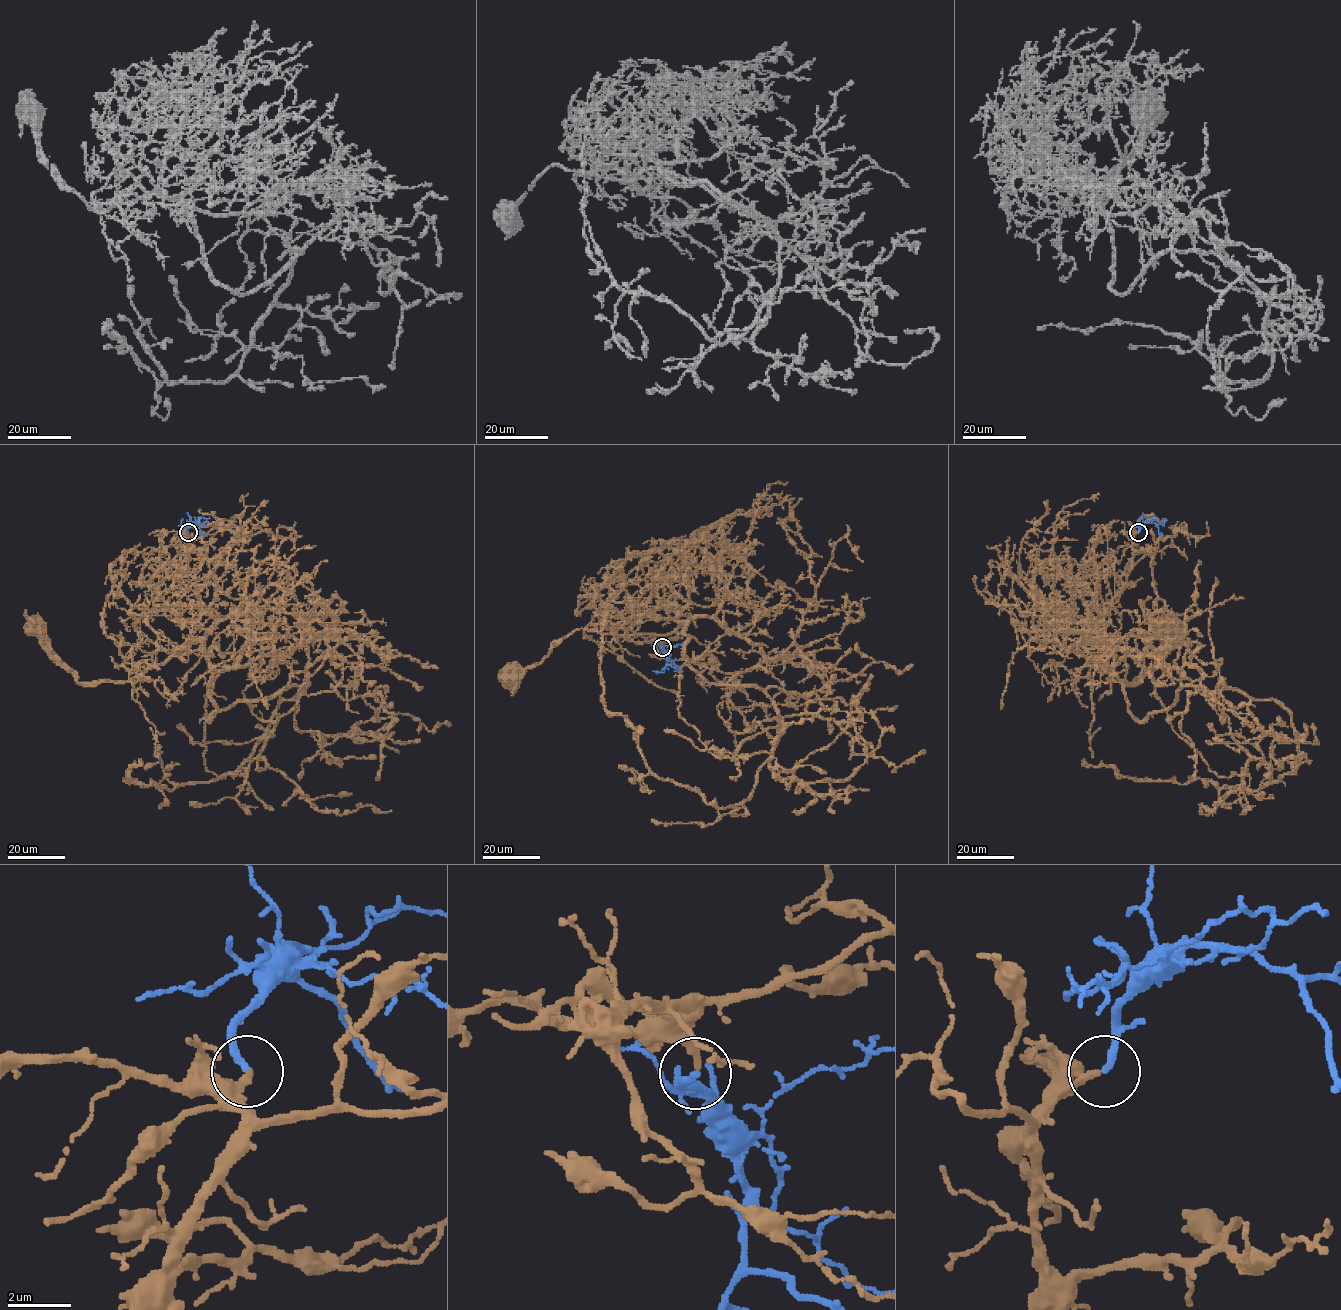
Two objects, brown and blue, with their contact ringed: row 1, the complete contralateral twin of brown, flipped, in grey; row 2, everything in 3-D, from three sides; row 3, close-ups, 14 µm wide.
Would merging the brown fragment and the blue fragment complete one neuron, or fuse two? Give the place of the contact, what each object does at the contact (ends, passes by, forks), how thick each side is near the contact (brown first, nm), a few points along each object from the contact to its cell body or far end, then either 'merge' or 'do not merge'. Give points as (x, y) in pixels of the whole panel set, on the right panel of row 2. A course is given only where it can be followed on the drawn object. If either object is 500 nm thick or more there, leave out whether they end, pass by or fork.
place (1138, 532); brown ends; blue ends; calibres 240 and 240 nm; course brown (1138, 532), (1127, 580), (1096, 625), (1113, 647), (1126, 640), (1120, 681), (1135, 683), (1154, 664), (1169, 628); course blue (1138, 532), (1146, 522), (1164, 525), (1165, 519); merge

